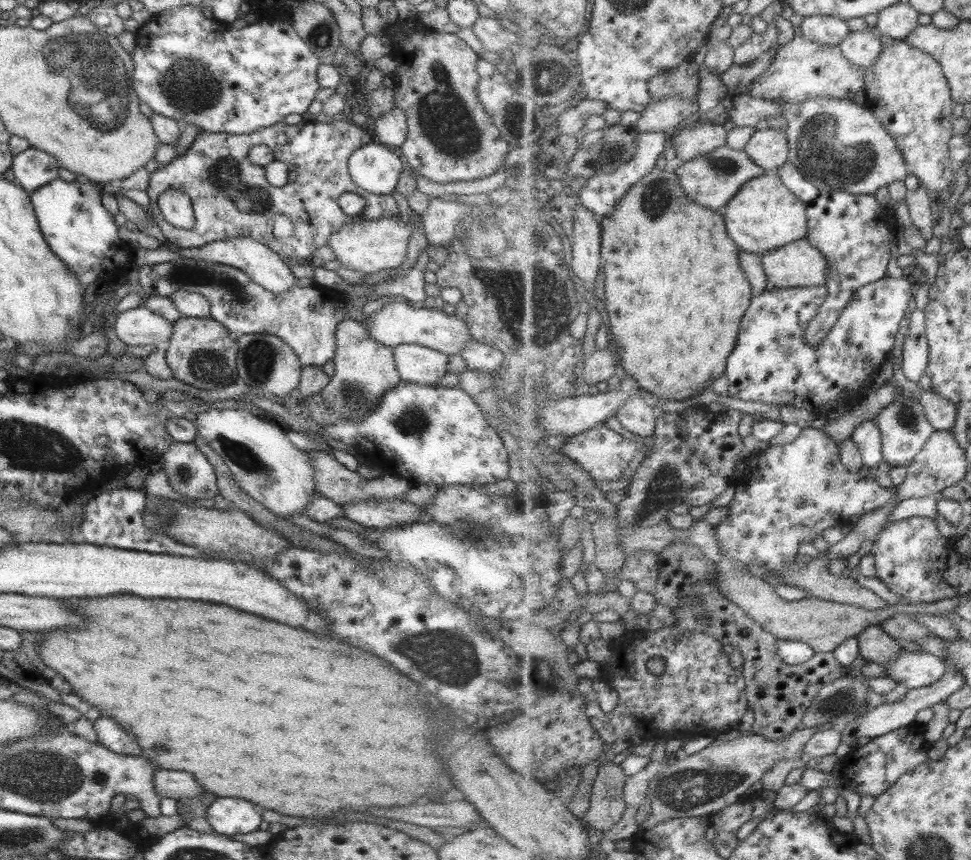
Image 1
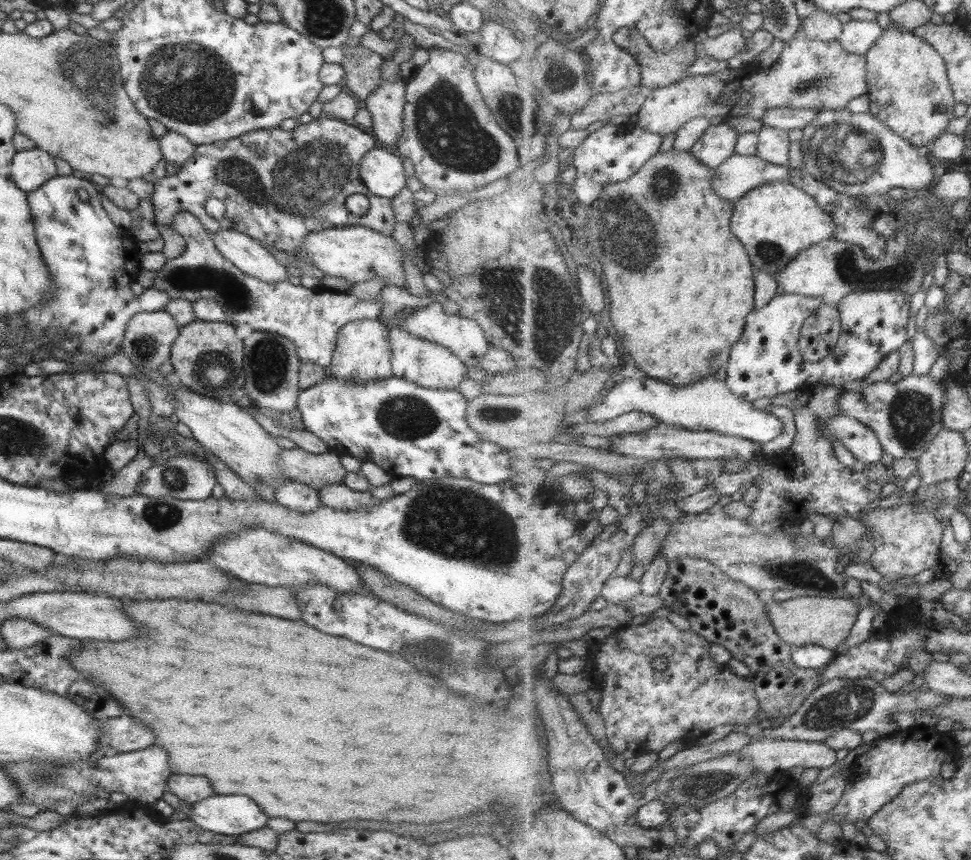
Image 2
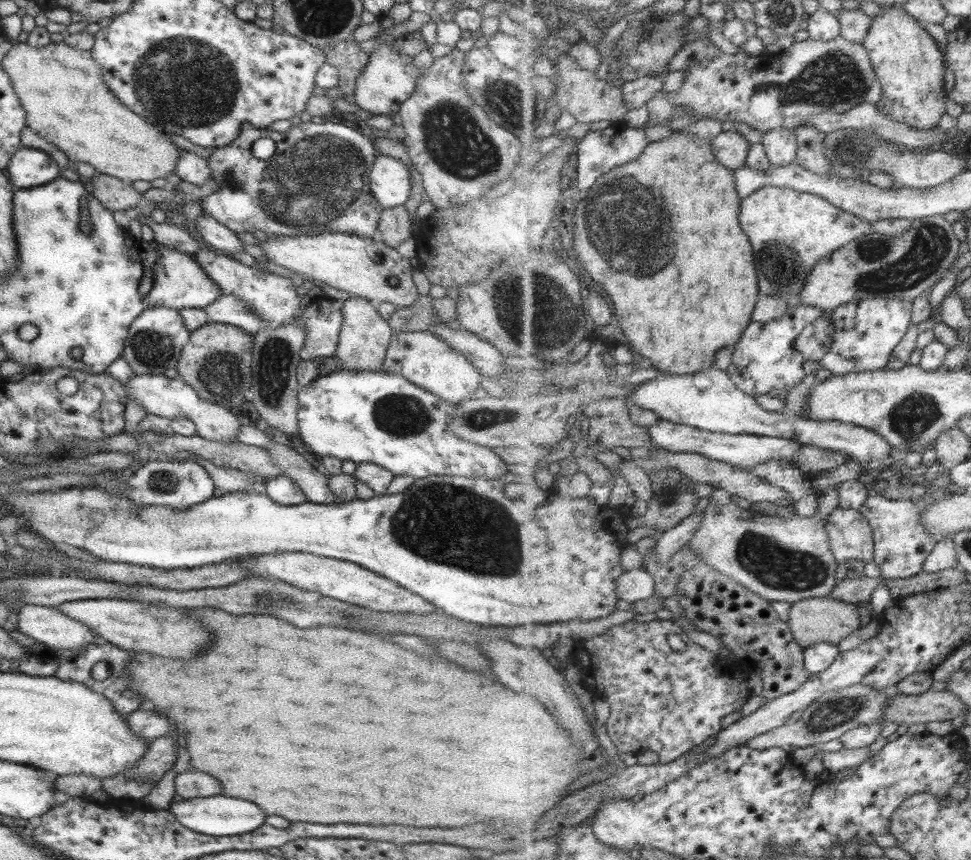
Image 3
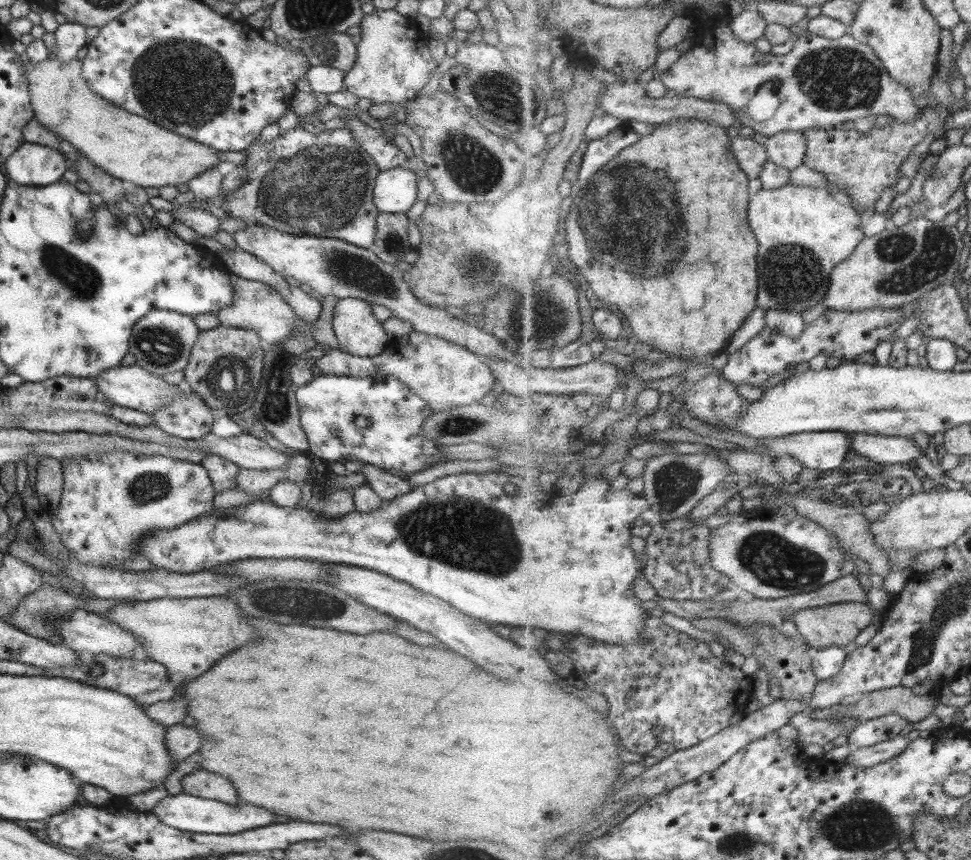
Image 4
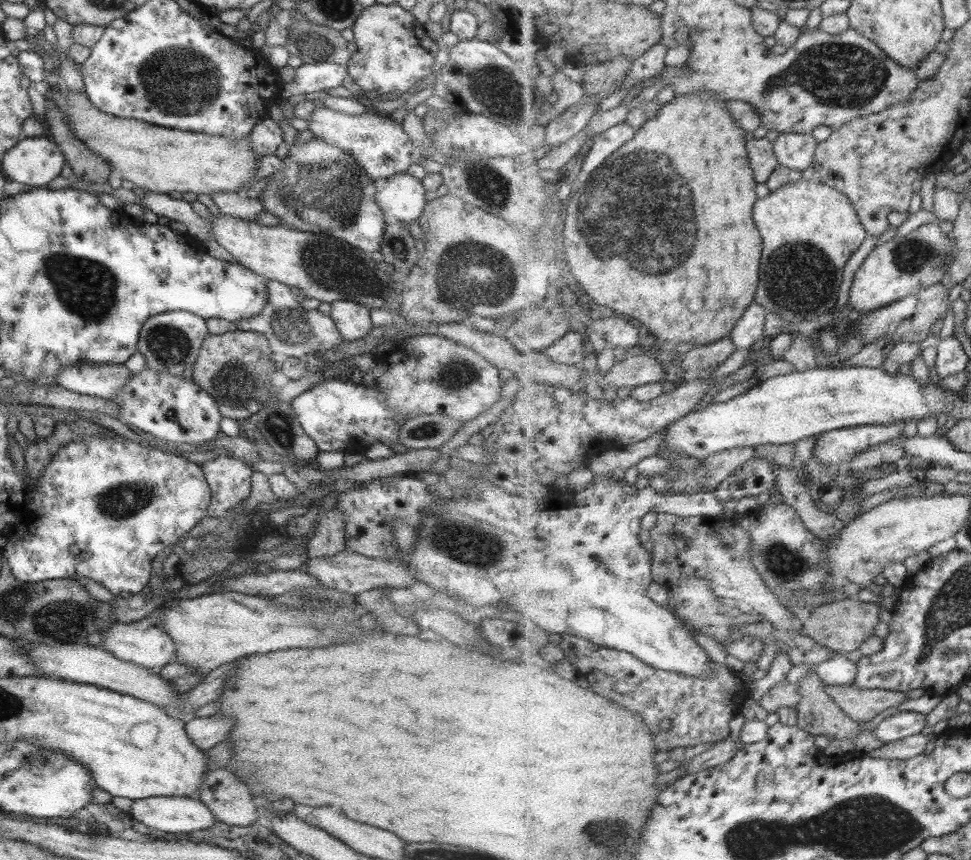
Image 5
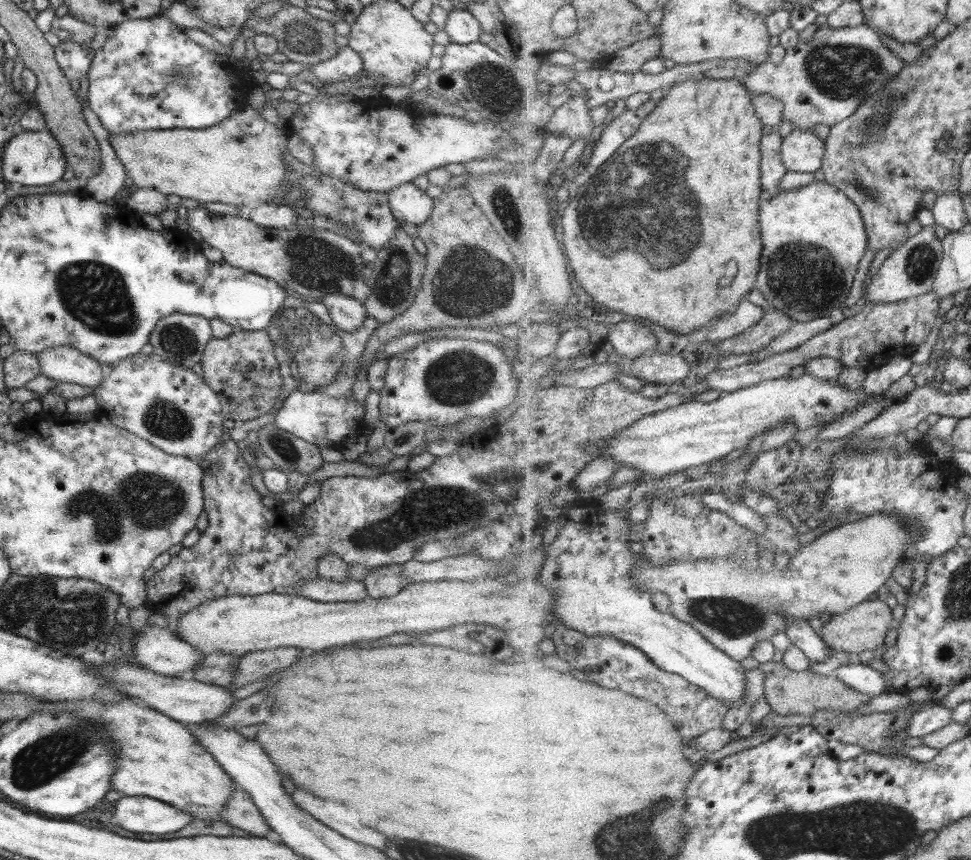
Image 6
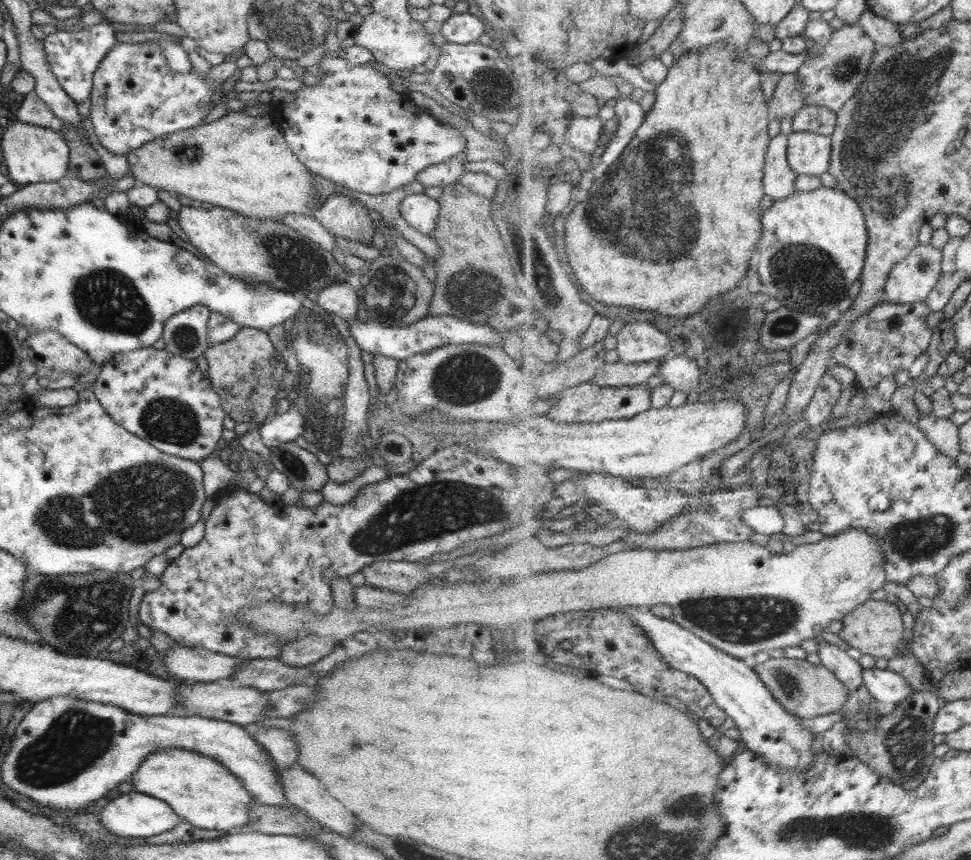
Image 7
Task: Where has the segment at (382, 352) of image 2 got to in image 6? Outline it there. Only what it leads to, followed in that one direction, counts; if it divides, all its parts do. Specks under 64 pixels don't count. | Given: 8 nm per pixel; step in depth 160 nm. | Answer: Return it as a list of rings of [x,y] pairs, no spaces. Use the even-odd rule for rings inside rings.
[[[328,294],[319,301],[328,310],[333,324],[345,332],[355,332],[365,320],[366,310],[358,300],[342,294]]]

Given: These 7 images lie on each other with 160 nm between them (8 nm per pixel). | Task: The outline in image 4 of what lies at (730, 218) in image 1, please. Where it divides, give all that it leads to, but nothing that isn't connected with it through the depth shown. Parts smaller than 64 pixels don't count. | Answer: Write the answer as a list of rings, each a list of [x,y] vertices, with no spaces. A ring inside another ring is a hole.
[[[792,183],[775,190],[761,189],[757,194],[751,195],[748,219],[753,232],[757,232],[757,240],[761,240],[761,252],[757,258],[761,272],[758,305],[764,309],[794,310],[801,313],[807,308],[815,308],[828,294],[833,269],[847,260],[866,237],[862,216],[851,203],[833,196],[827,189]]]

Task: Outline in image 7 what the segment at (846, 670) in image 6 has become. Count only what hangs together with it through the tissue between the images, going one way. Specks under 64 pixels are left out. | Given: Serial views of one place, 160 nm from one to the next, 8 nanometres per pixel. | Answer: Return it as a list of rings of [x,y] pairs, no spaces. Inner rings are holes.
[[[865,668],[866,688],[881,703],[894,707],[915,692],[907,685],[907,680],[895,672],[881,668]]]

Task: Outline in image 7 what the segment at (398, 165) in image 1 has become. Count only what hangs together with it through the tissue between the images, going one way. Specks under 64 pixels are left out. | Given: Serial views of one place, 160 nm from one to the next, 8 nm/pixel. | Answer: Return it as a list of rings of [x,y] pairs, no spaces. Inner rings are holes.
[[[412,193],[401,200],[399,212],[411,228],[428,235],[435,226],[438,208],[436,200],[428,198],[423,193]]]

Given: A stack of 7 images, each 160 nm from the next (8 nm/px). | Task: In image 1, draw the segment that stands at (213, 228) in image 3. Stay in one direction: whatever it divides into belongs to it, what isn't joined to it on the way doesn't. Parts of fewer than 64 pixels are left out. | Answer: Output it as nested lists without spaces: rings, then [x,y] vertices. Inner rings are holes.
[[[244,236],[232,238],[231,240],[213,241],[199,246],[199,248],[179,248],[175,253],[178,258],[201,259],[205,262],[224,264],[236,268],[244,272],[255,284],[273,293],[287,292],[294,286],[296,280],[289,271],[289,266],[279,258],[278,254],[275,254],[269,247],[259,241]]]

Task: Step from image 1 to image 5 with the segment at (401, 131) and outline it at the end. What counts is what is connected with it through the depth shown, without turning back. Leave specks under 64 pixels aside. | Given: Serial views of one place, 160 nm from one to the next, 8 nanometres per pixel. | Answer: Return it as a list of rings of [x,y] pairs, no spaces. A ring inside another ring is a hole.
[[[396,2],[387,6],[375,3],[363,8],[350,29],[354,44],[346,73],[361,90],[399,96],[407,94],[417,80],[434,73],[432,66],[438,46],[426,37],[424,25]]]

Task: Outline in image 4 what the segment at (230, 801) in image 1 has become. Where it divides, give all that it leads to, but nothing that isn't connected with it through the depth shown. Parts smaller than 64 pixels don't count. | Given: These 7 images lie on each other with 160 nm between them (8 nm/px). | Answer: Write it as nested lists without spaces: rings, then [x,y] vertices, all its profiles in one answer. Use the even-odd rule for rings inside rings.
[[[185,793],[168,794],[163,800],[154,804],[151,813],[171,828],[195,834],[235,834],[274,823],[273,814],[263,808],[255,808],[251,804],[229,806],[218,800],[202,799]]]

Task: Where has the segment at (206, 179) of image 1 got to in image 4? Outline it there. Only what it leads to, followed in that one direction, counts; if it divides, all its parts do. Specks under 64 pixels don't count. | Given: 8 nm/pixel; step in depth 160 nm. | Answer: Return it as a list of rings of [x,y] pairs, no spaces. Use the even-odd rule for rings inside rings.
[[[298,125],[266,143],[251,141],[242,152],[246,155],[239,165],[246,169],[245,184],[227,193],[220,202],[228,216],[293,236],[339,239],[361,248],[373,248],[378,210],[373,206],[372,190],[379,170],[345,129],[327,129],[314,135]]]

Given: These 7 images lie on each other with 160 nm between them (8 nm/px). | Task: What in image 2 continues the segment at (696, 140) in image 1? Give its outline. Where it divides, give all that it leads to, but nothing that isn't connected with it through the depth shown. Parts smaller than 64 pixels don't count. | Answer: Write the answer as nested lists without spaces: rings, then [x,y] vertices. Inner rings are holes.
[[[726,122],[711,125],[691,148],[691,152],[703,163],[713,168],[721,166],[725,159],[736,153],[740,134]]]

